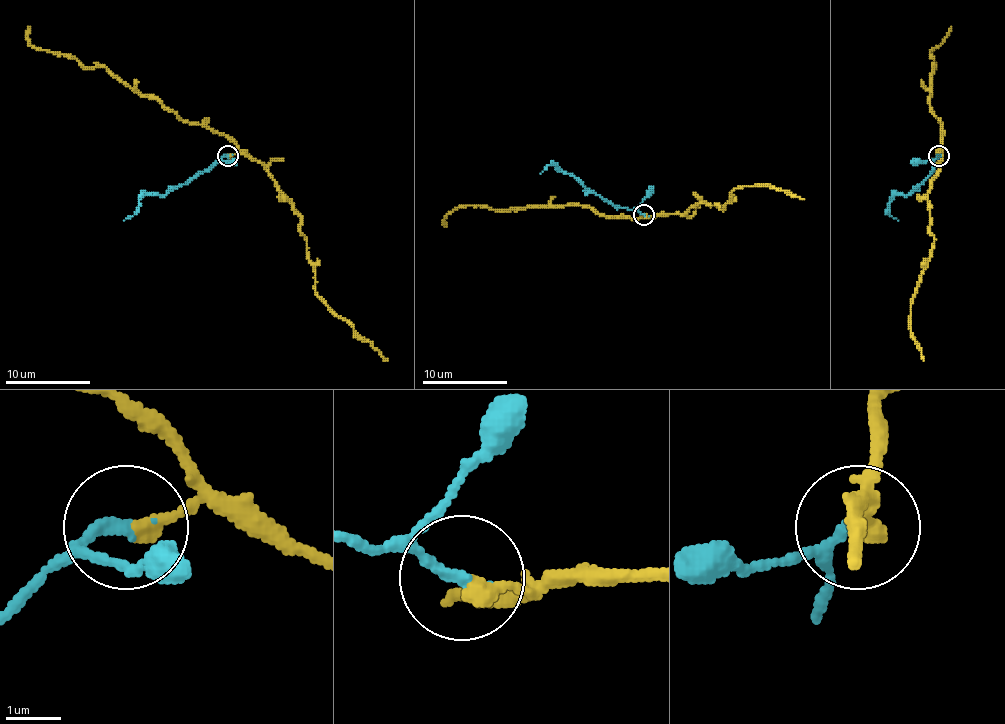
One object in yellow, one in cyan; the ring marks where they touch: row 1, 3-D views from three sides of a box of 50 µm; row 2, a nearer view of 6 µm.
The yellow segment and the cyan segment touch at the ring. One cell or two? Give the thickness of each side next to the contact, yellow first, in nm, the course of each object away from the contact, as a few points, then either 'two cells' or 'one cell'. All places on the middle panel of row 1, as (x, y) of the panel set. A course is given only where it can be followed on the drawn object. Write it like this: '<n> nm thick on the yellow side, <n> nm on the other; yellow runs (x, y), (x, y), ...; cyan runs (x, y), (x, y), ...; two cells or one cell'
320 nm thick on the yellow side, 200 nm on the other; yellow runs (644, 214), (680, 214), (693, 205), (706, 203), (723, 209), (736, 188), (772, 186), (804, 199); cyan runs (644, 214), (615, 207), (555, 165), (549, 165), (540, 173); two cells

